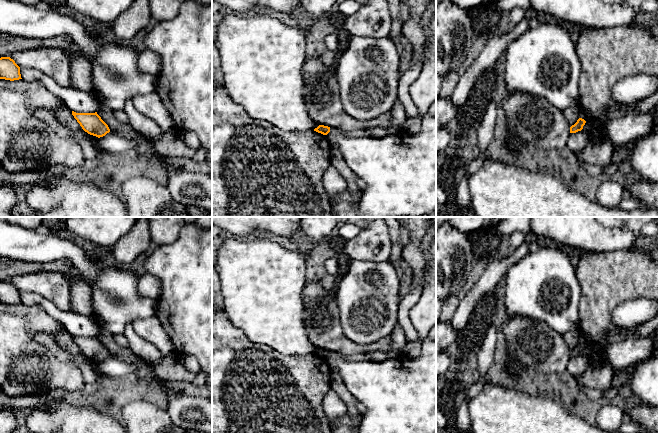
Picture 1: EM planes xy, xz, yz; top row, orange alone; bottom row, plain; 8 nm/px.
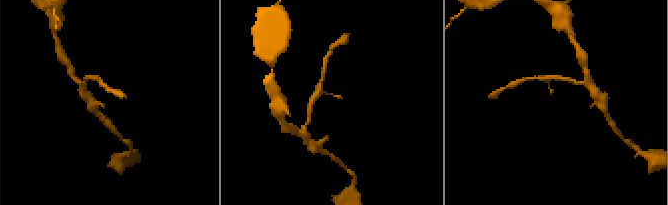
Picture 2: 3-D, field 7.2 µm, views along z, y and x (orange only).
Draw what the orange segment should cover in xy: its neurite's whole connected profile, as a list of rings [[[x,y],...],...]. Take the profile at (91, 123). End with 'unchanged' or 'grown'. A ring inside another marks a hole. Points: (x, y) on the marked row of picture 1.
[[[72,111],[72,115],[80,124],[82,129],[90,135],[98,138],[105,136],[110,132],[108,125],[95,113],[76,113]]]; unchanged

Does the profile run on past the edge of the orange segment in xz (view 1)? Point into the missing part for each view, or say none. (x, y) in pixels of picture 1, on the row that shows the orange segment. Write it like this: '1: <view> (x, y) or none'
1: none

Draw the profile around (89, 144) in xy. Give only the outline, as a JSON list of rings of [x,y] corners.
[[[35,109],[33,116],[45,123],[49,128],[56,132],[62,139],[69,139],[77,142],[82,149],[86,160],[97,158],[100,149],[98,137],[84,133],[83,131],[72,131],[61,122],[54,113],[48,109]]]

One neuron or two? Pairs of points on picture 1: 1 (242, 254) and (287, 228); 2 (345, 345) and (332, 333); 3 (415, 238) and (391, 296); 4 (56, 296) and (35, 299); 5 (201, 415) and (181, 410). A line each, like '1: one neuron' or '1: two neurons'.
1: two neurons
2: one neuron
3: two neurons
4: two neurons
5: one neuron

